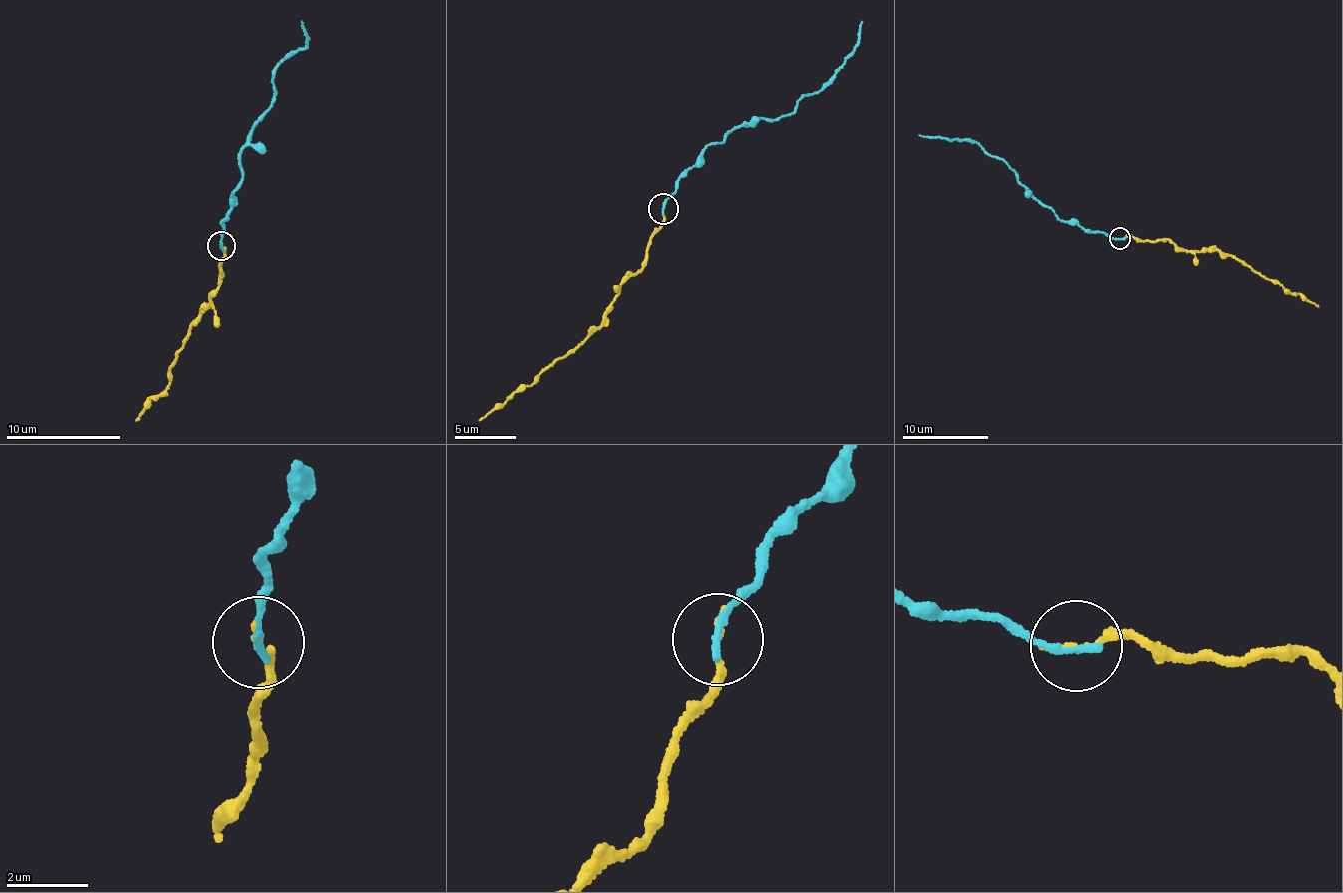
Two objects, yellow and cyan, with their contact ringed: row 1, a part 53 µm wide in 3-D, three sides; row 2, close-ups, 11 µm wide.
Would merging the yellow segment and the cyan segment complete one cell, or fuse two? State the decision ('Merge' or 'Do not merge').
Do not merge

